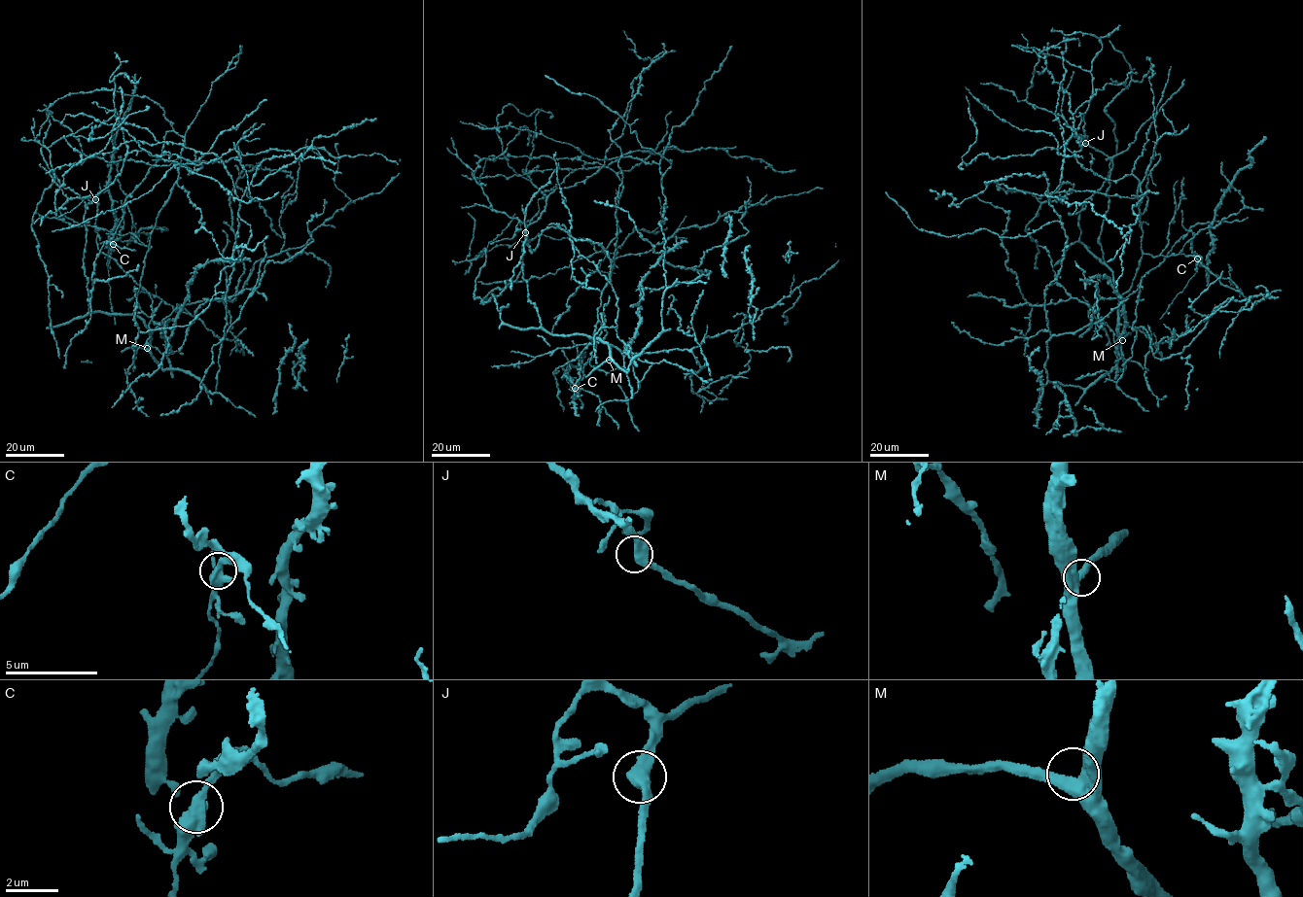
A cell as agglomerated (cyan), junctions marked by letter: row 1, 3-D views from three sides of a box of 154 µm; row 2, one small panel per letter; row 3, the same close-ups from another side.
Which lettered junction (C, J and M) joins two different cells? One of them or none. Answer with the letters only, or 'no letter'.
C

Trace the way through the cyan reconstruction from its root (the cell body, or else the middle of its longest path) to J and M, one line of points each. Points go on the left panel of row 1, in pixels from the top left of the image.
J: (158, 362), (151, 351), (151, 328), (141, 320), (131, 315), (88, 311), (84, 217), (86, 206), (95, 199)
M: (158, 362), (147, 348)

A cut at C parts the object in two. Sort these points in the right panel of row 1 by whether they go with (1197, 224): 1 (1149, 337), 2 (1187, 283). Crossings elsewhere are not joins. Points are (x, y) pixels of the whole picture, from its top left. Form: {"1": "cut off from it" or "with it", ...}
{"1": "with it", "2": "cut off from it"}

